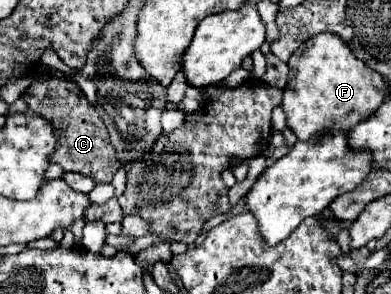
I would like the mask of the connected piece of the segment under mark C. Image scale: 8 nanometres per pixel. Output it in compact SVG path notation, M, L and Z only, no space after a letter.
M49 78L45 82L33 82L21 94L21 98L35 114L47 118L47 122L51 122L55 130L55 136L59 136L59 146L55 146L51 162L59 164L65 172L89 176L91 180L95 180L95 184L109 184L113 180L115 172L121 168L121 160L117 158L115 146L109 140L103 120L99 118L99 114L95 114L95 108L91 106L91 102L87 102L79 86L63 78Z

